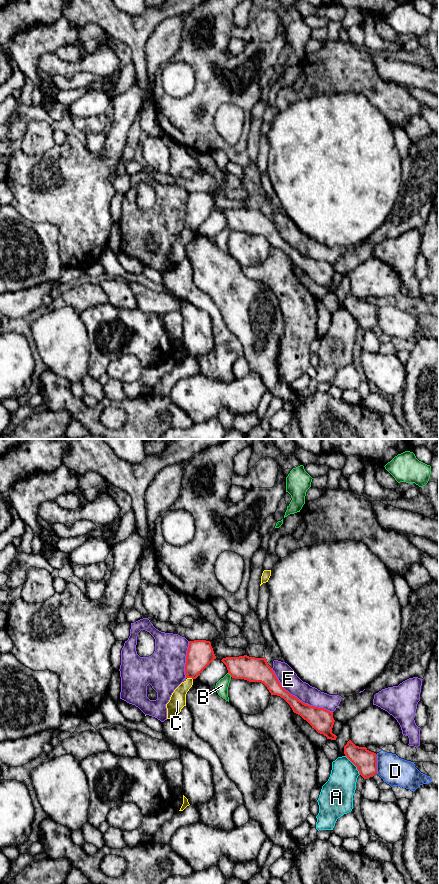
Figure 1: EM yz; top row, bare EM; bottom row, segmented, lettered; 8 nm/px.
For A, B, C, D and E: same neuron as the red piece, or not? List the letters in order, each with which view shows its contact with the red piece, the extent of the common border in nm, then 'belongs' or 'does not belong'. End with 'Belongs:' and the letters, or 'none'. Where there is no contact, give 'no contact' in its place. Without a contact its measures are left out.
A: yz | 200 nm | does not belong
B: yz | 50 nm | does not belong
C: yz | 50 nm | does not belong
D: yz | 160 nm | does not belong
E: yz | 600 nm | does not belong
Belongs: none

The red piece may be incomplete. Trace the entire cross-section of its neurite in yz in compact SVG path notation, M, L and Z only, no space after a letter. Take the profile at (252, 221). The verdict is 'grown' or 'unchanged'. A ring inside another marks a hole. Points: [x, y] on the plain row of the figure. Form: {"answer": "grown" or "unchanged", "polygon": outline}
{"answer": "unchanged", "polygon": "M244 207L226 209L221 213L226 217L232 230L263 235L271 247L283 250L290 257L293 264L306 272L318 285L323 286L327 291L336 292L337 288L332 285L335 274L333 264L305 256L286 243L268 217L265 209L255 210Z"}

